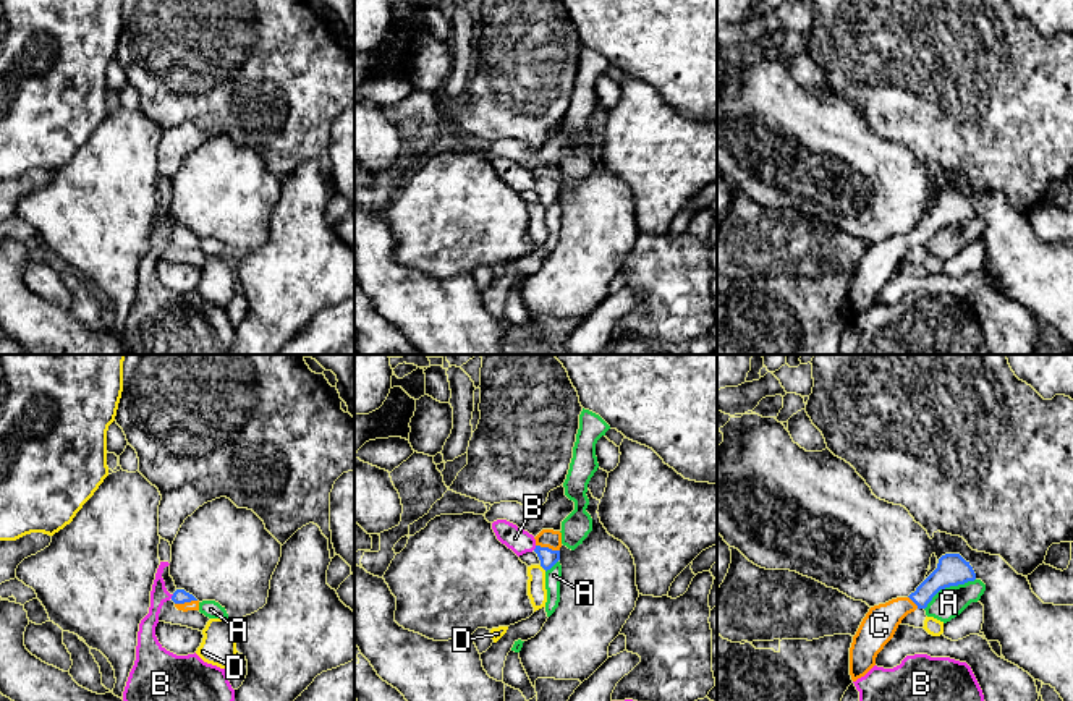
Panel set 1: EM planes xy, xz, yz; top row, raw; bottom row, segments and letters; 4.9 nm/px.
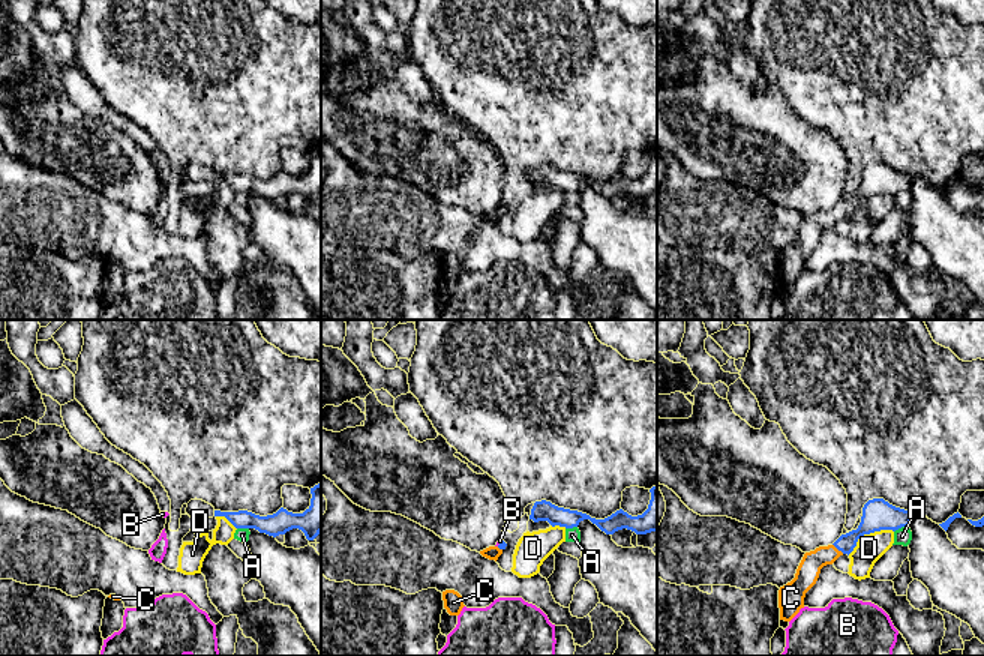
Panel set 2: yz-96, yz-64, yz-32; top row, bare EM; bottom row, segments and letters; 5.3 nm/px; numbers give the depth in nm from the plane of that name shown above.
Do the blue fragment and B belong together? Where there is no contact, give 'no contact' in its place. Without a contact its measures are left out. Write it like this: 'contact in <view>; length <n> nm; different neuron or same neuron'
contact in xy; length 30 nm; different neuron

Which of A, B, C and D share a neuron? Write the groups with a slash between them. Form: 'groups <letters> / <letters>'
groups A / B / C / D

